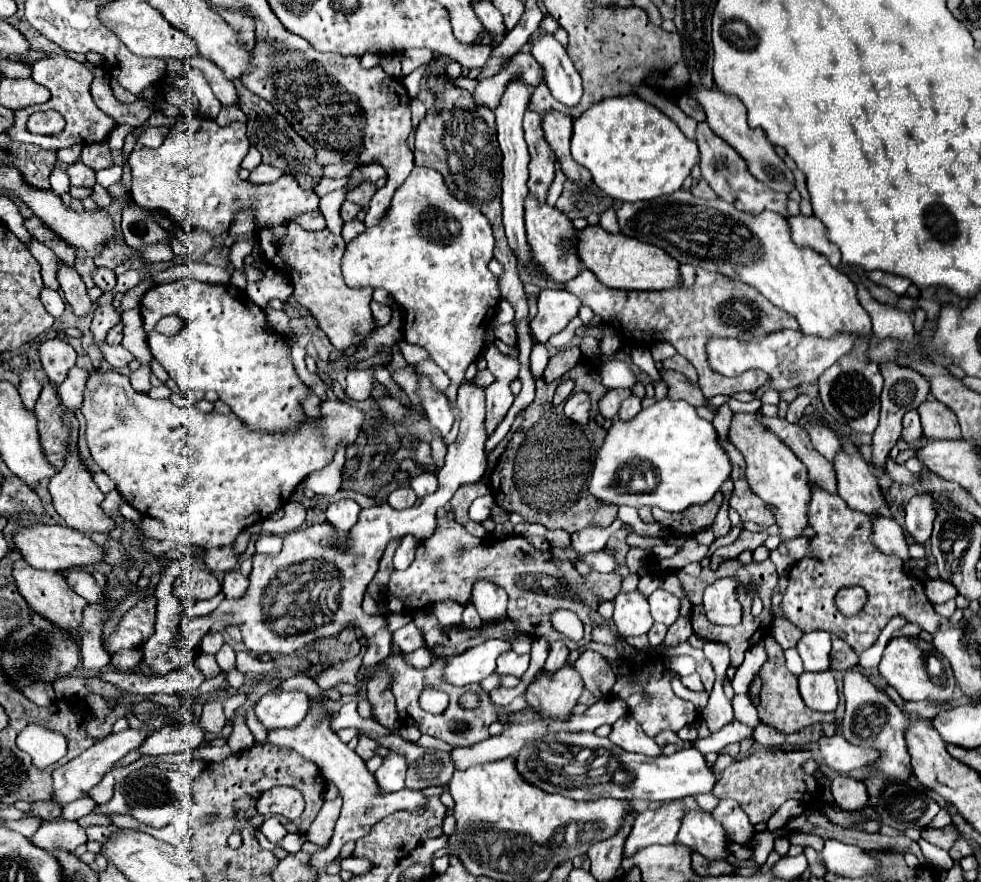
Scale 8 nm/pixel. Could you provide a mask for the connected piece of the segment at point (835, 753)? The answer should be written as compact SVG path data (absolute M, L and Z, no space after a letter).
M840 734L834 738L820 736L818 738L818 762L820 766L828 766L838 772L850 772L856 768L864 768L878 758L876 750L872 748L858 748L848 744Z

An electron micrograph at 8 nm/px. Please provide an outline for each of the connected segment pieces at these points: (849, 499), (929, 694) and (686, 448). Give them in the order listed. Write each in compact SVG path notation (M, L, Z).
M838 450L832 464L838 480L838 496L852 510L860 510L868 516L878 514L882 492L872 468L862 460L860 452L848 454L846 450Z
M920 636L892 638L882 654L878 672L906 700L914 700L914 702L926 700L926 698L952 700L954 696L956 678L952 676L952 668L948 666L948 660L936 650L936 646L932 646L932 642L926 642Z
M658 400L640 410L628 422L614 422L598 452L590 480L590 492L612 504L658 506L666 512L682 512L692 504L706 504L730 478L732 464L718 444L712 422L700 418L684 400Z

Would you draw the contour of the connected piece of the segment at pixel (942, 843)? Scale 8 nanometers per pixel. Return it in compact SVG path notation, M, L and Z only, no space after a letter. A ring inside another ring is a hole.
M946 826L946 828L940 828L940 830L936 830L936 828L924 828L922 830L924 840L928 840L928 842L932 842L932 844L944 848L944 850L948 850L954 844L956 836L958 836L958 832L952 826Z

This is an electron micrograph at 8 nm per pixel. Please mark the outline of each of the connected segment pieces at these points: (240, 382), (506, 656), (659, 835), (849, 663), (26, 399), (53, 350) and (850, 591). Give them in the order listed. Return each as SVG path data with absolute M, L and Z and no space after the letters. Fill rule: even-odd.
M180 278L170 284L152 286L142 302L140 312L144 320L144 330L148 332L148 346L152 356L166 368L172 380L180 386L180 390L188 396L202 394L208 390L216 390L218 398L230 406L230 410L250 428L250 430L266 430L266 432L292 432L304 420L300 402L306 398L308 388L298 378L290 350L280 344L280 334L274 332L266 320L262 308L258 308L244 290L232 284L206 284L194 278ZM176 314L182 318L184 326L176 336L164 336L154 332L156 322L162 316Z
M512 650L500 654L500 658L496 660L496 672L498 674L512 674L512 676L522 676L528 670L528 662L530 656L528 654L516 654Z
M684 798L660 806L660 810L646 810L636 816L634 826L624 842L624 858L634 856L638 850L650 844L674 844L680 828L682 814L686 810L700 810L694 798Z
M852 649L847 651L838 650L838 652L832 652L832 654L830 654L830 662L831 670L847 670L858 665L859 657Z
M26 370L22 372L22 382L20 382L20 396L22 396L22 404L28 412L34 412L34 404L40 396L40 390L42 386L36 382L34 378L34 372L32 370Z
M54 338L40 344L40 362L54 386L60 386L64 382L68 370L76 364L76 358L78 354L66 340Z
M850 586L850 588L842 588L836 594L836 608L844 614L844 616L852 616L858 614L866 602L866 590L862 586Z

